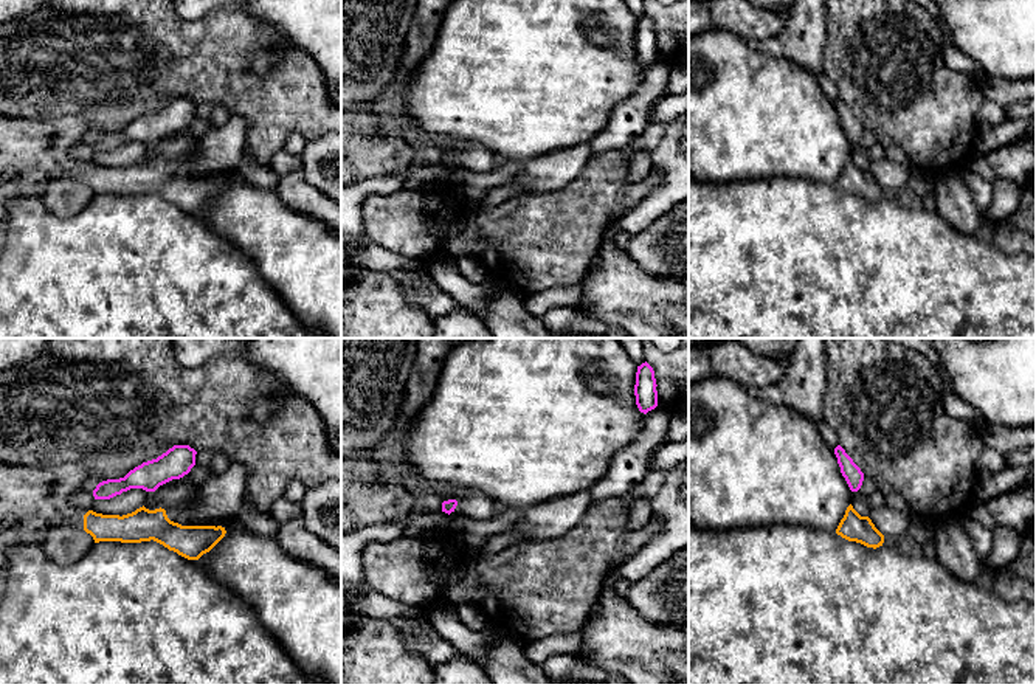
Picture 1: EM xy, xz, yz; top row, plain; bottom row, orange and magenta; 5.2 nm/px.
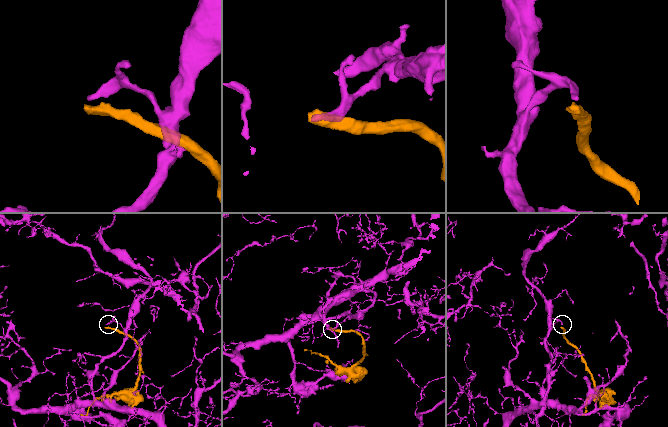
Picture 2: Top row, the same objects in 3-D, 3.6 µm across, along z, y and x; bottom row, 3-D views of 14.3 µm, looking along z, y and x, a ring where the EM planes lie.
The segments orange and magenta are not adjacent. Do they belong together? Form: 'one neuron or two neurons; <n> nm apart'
two neurons; 70 nm apart

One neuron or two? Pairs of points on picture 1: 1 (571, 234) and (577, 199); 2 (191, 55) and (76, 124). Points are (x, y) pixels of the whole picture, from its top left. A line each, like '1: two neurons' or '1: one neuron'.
1: one neuron
2: two neurons

